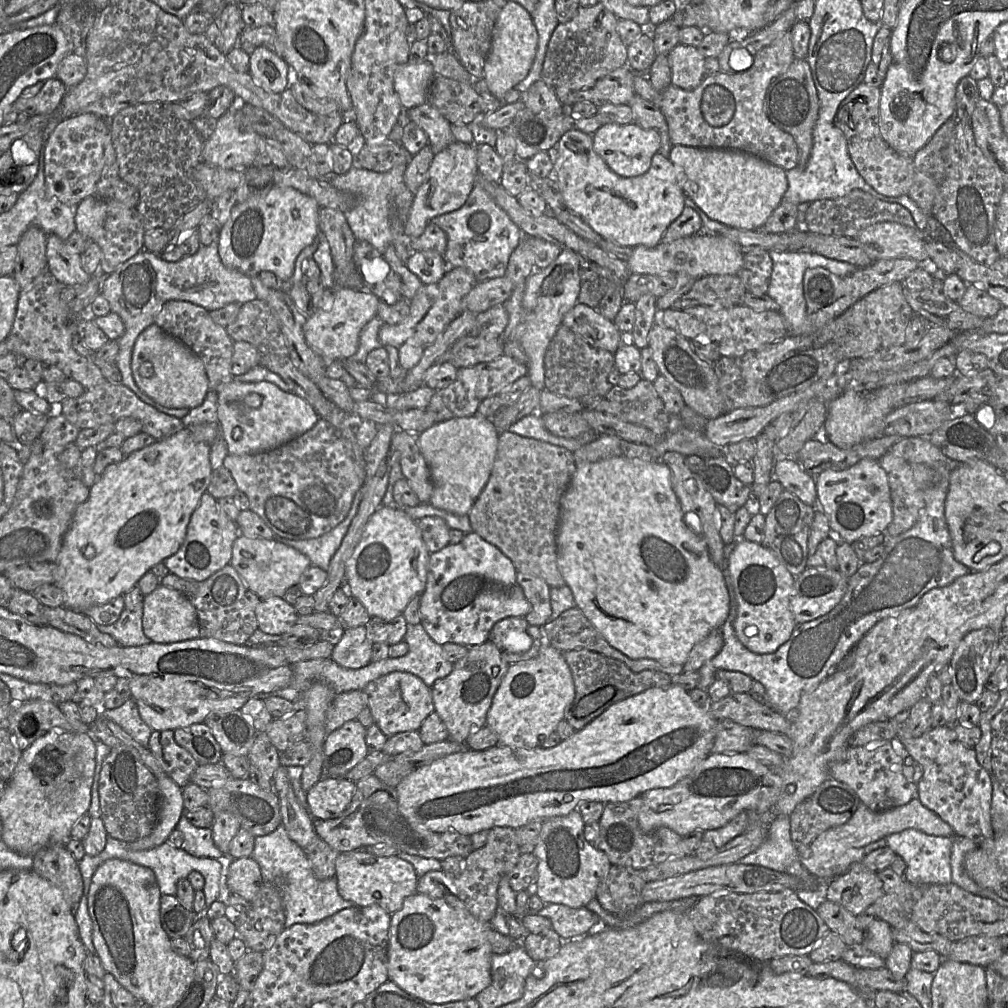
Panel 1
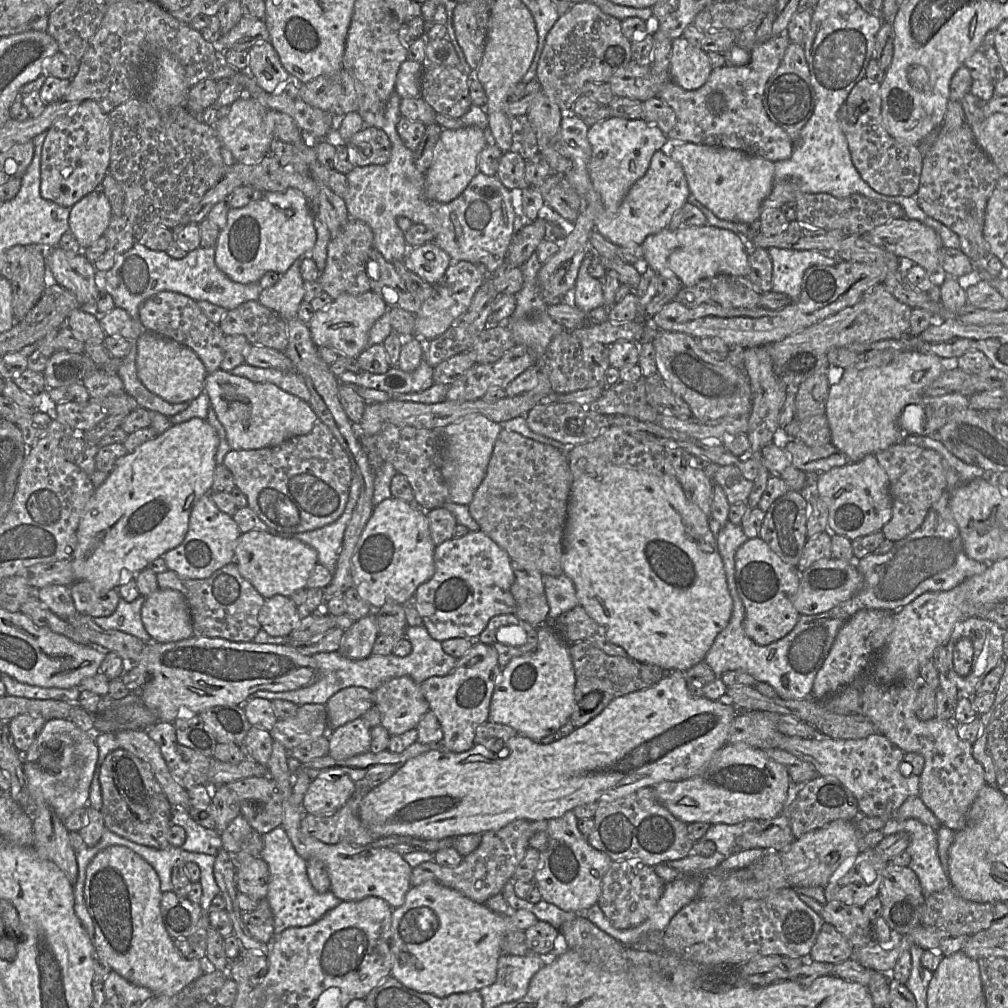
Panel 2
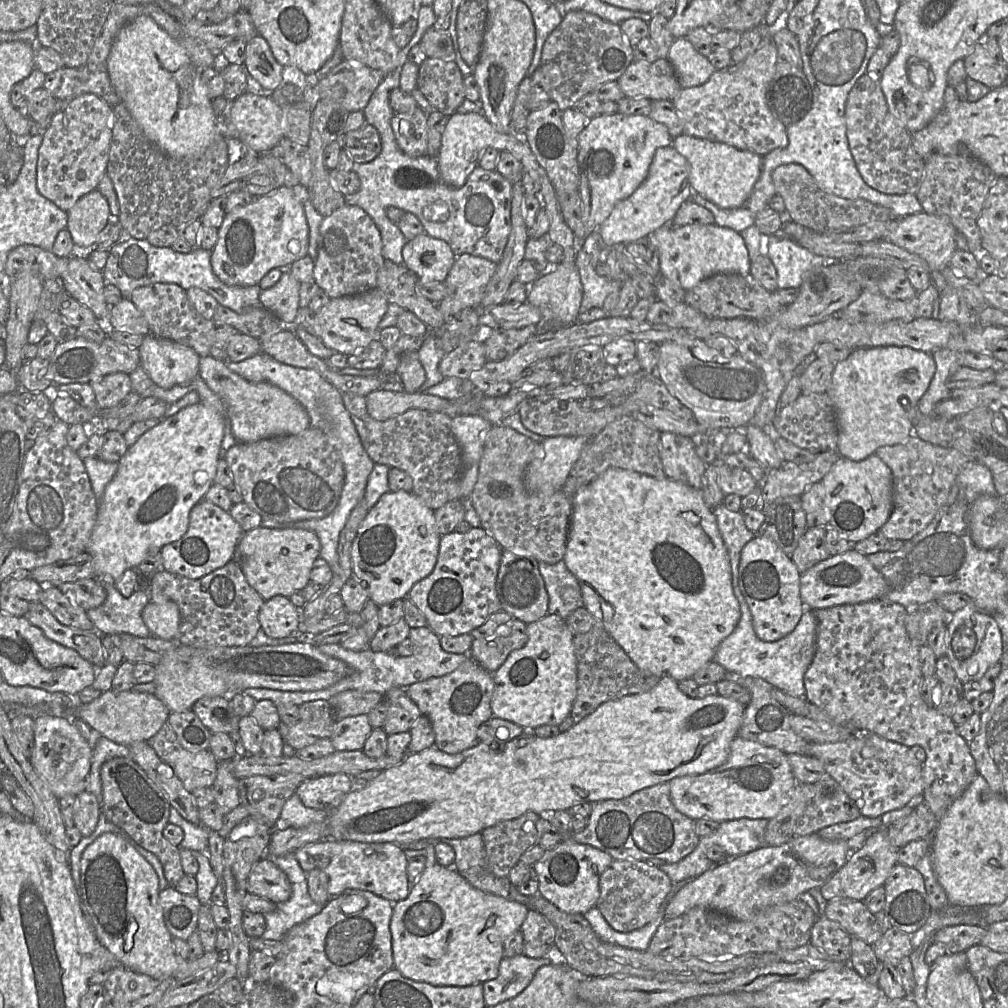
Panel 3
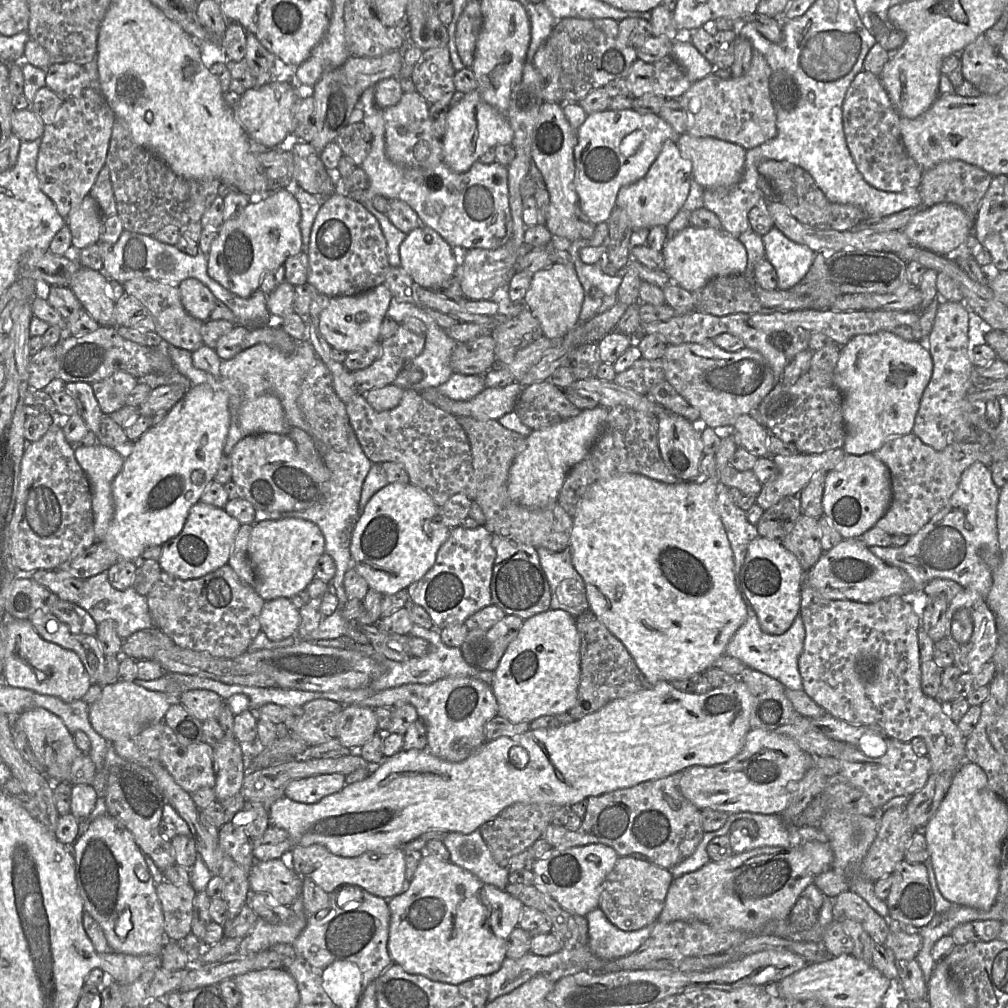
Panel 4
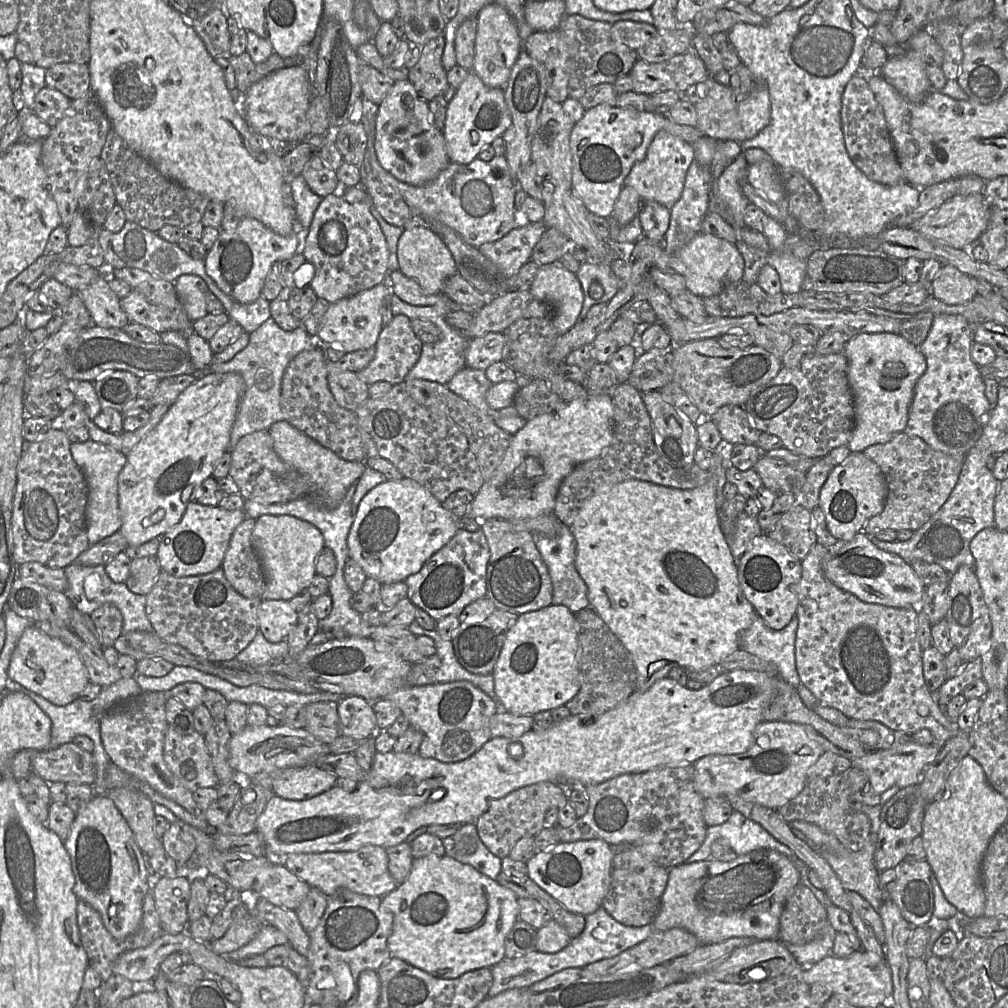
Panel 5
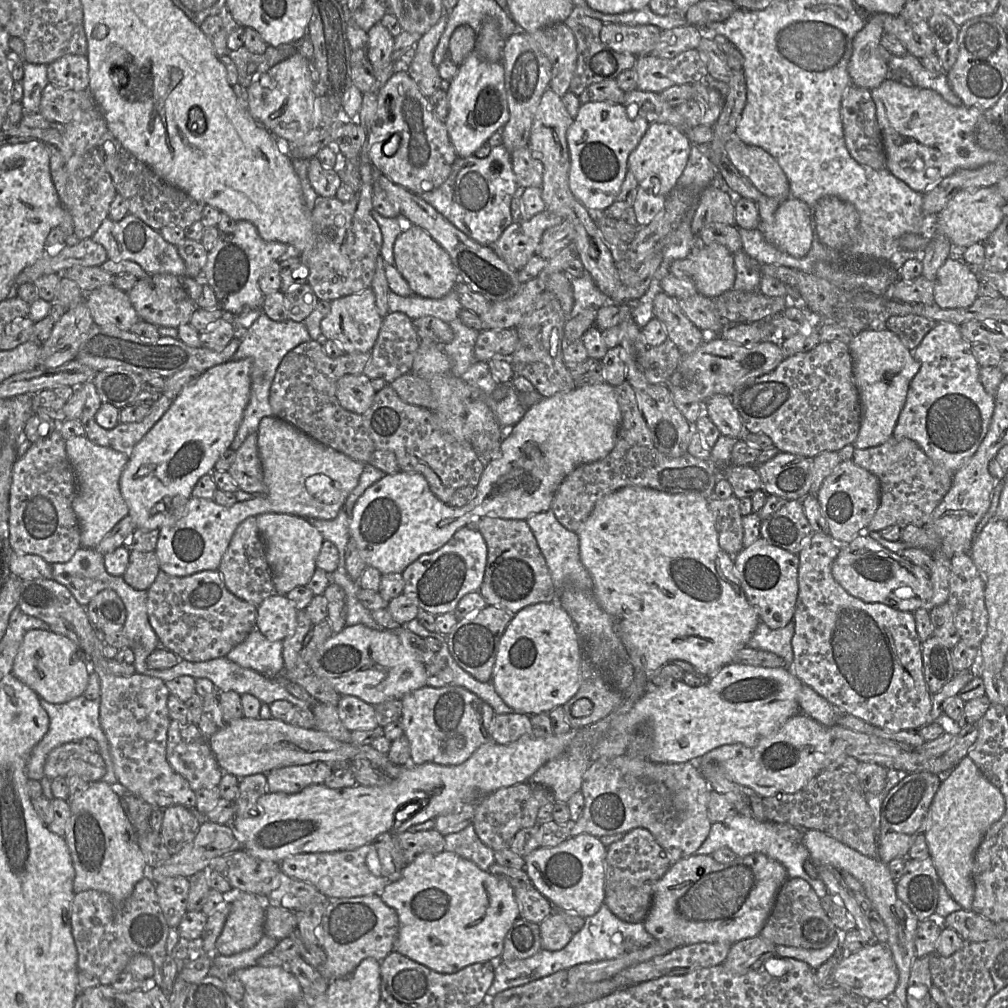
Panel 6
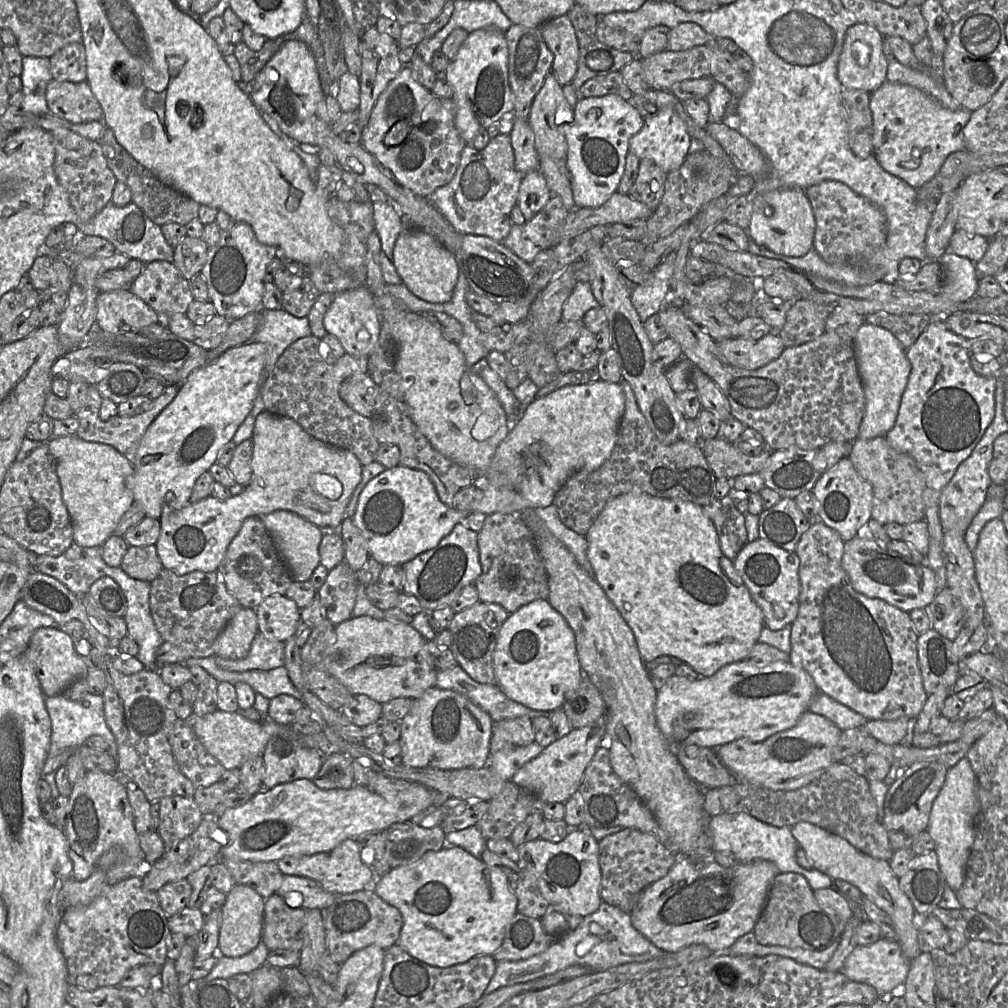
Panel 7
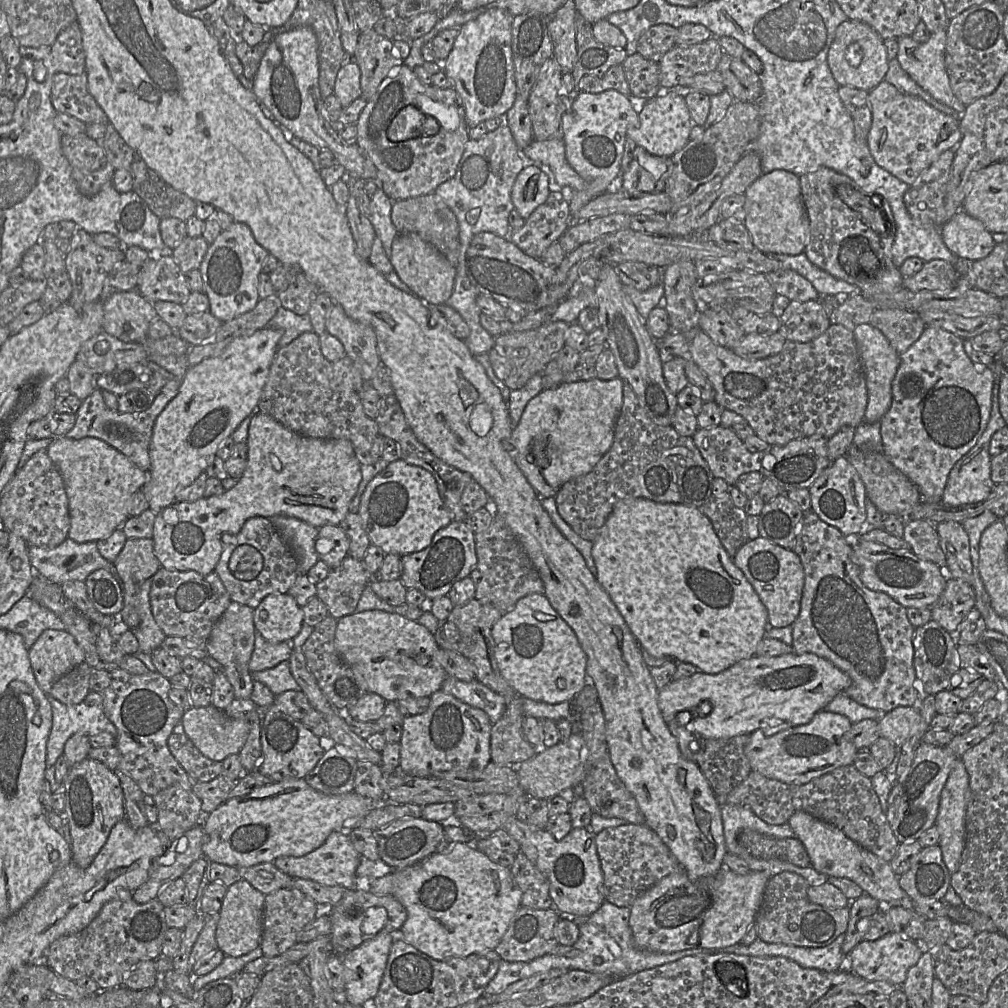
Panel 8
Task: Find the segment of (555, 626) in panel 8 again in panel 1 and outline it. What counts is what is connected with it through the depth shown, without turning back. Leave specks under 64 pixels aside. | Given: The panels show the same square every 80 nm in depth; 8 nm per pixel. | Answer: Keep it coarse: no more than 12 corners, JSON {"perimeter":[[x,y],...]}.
{"perimeter":[[544,634],[510,665],[486,716],[499,745],[542,747],[575,698]]}

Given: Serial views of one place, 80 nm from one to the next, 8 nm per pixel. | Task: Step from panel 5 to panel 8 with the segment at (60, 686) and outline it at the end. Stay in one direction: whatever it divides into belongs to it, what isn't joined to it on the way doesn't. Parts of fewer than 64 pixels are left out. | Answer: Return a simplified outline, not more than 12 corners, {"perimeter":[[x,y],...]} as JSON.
{"perimeter":[[44,630],[29,649],[40,688],[85,661],[66,630]]}

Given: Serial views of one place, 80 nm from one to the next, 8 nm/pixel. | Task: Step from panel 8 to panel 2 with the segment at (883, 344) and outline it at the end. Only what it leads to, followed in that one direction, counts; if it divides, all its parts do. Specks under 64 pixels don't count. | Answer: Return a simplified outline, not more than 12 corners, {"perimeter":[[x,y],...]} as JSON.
{"perimeter":[[906,351],[839,370],[831,444],[851,463],[902,442],[904,407],[946,367]]}

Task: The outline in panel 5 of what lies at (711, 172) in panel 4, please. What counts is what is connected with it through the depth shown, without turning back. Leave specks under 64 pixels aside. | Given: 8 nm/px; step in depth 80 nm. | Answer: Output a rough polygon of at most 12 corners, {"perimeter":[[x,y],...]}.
{"perimeter":[[704,136],[693,142],[694,158],[714,168],[717,179],[740,154],[739,142]]}

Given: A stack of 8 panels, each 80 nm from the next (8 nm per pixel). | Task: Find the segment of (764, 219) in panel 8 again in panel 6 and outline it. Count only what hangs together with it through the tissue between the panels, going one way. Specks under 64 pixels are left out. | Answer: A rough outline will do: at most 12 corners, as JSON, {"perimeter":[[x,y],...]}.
{"perimeter":[[789,197],[772,224],[760,221],[766,241],[795,258],[812,244],[812,209]]}

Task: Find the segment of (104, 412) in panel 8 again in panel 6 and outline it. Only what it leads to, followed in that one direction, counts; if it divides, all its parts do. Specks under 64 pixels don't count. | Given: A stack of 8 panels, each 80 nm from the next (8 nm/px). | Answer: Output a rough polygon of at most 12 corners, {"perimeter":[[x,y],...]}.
{"perimeter":[[93,381],[82,388],[80,422],[96,445],[131,456],[136,444],[173,402],[160,395],[142,421],[105,429],[96,422],[102,402]]}

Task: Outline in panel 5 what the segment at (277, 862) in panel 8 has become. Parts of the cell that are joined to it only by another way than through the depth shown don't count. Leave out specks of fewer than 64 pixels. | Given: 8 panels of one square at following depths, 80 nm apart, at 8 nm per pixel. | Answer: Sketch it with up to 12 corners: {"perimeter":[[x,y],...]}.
{"perimeter":[[386,849],[293,853],[282,863],[328,898],[398,886]]}

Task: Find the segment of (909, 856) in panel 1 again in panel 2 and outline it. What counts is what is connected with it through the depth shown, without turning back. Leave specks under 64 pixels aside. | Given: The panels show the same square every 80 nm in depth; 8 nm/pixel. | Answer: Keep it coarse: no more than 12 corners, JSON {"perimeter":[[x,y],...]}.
{"perimeter":[[891,817],[884,837],[909,834],[908,867],[925,897],[952,887],[940,862],[936,831]]}

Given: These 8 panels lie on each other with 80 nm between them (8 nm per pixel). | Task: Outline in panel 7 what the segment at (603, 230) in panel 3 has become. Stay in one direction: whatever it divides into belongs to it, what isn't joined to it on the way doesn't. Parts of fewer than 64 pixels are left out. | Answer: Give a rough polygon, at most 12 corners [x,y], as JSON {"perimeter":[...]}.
{"perimeter":[[671,108],[644,118],[629,152],[668,174],[684,162],[690,140]]}

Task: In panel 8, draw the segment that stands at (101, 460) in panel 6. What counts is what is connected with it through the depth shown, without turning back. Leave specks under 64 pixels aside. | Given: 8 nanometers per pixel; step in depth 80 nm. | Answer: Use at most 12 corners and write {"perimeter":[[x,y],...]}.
{"perimeter":[[61,436],[70,539],[108,538],[147,472],[105,441]]}

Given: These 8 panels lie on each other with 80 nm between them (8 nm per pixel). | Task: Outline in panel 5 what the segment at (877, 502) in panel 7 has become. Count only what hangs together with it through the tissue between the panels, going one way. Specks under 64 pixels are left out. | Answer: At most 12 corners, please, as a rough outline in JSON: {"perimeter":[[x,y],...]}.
{"perimeter":[[901,432],[862,452],[887,483],[863,532],[916,531],[947,501],[966,454]]}

